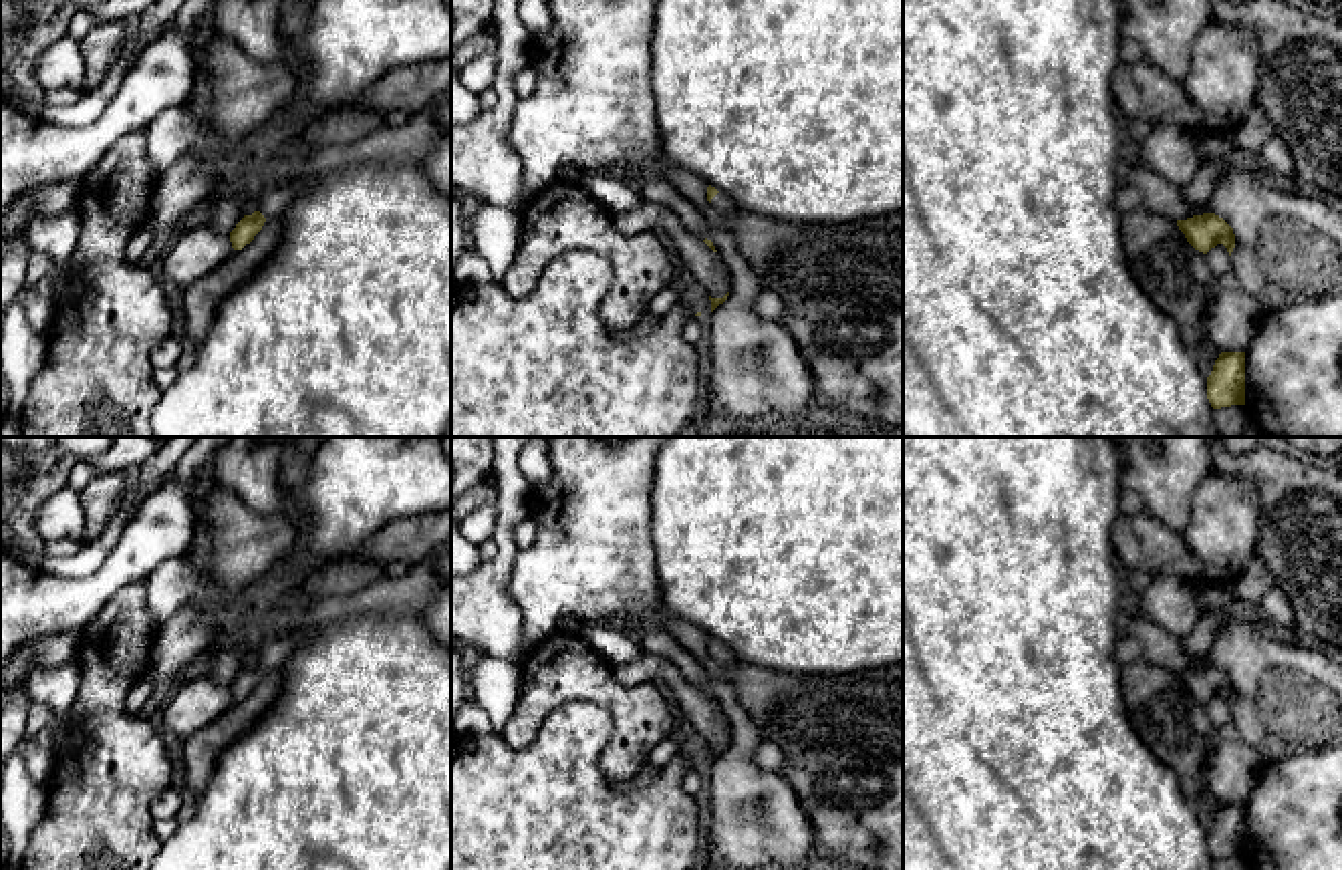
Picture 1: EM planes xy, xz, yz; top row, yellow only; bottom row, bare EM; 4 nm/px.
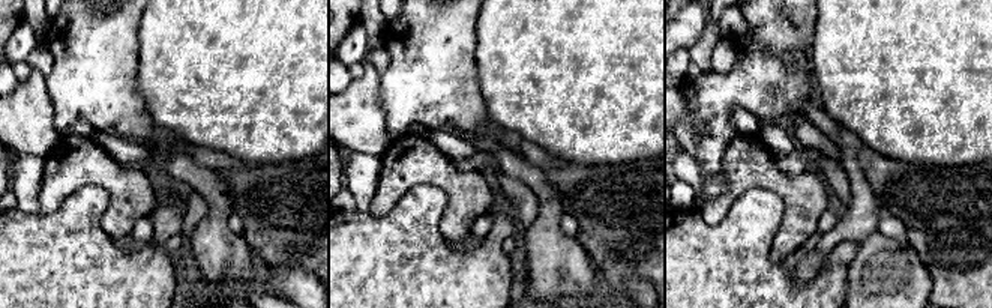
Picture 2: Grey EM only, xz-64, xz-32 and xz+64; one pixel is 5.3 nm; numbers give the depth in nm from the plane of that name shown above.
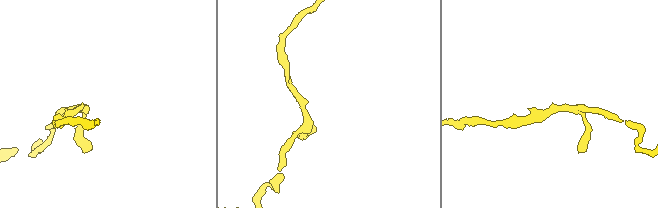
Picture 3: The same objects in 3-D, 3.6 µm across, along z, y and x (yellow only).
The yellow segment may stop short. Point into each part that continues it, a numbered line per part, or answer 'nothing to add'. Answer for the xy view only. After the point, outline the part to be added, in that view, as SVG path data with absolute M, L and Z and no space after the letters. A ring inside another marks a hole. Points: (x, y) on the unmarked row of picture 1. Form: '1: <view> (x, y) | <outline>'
1: xy (273, 653) | M294 630L290 634L260 642L258 644L258 663L266 671L282 667L288 661L288 657L292 655L292 650L300 642L308 640L310 636L312 636L312 630Z

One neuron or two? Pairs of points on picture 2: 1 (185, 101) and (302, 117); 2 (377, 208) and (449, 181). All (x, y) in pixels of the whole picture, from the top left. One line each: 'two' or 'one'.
1: one
2: one

